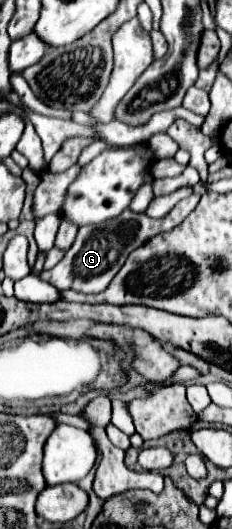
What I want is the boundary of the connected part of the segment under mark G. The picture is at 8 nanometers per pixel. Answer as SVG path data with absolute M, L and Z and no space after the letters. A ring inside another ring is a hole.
M193 193L190 197L178 202L166 217L162 217L158 221L150 219L146 213L134 213L128 209L126 213L122 213L122 217L118 217L118 221L106 221L106 225L100 225L98 229L90 229L90 227L78 229L76 241L66 251L64 259L50 271L42 271L40 279L52 283L60 291L74 289L78 293L102 293L110 285L114 275L120 271L120 267L124 265L130 251L144 245L150 237L170 231L176 225L180 225L184 221L184 217L194 211L199 200L200 195ZM182 203L188 203L188 205L182 207Z

